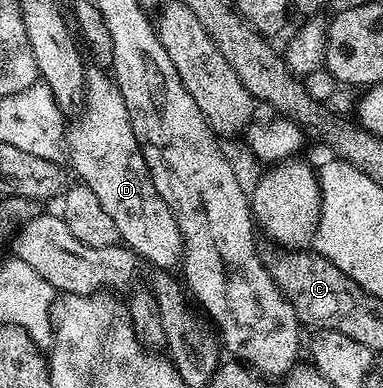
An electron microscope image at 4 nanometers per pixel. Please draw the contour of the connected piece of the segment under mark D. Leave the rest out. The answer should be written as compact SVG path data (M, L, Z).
M93 67L85 74L85 100L80 113L76 114L74 123L67 133L67 161L72 172L78 173L80 184L95 191L95 199L103 206L103 211L111 215L117 228L117 236L128 245L142 262L150 261L157 269L173 269L182 264L183 246L179 223L175 223L175 215L167 203L155 191L155 183L149 174L147 163L143 159L143 151L135 139L135 131L131 127L131 115L125 106L123 95L119 91L116 80L104 68Z

